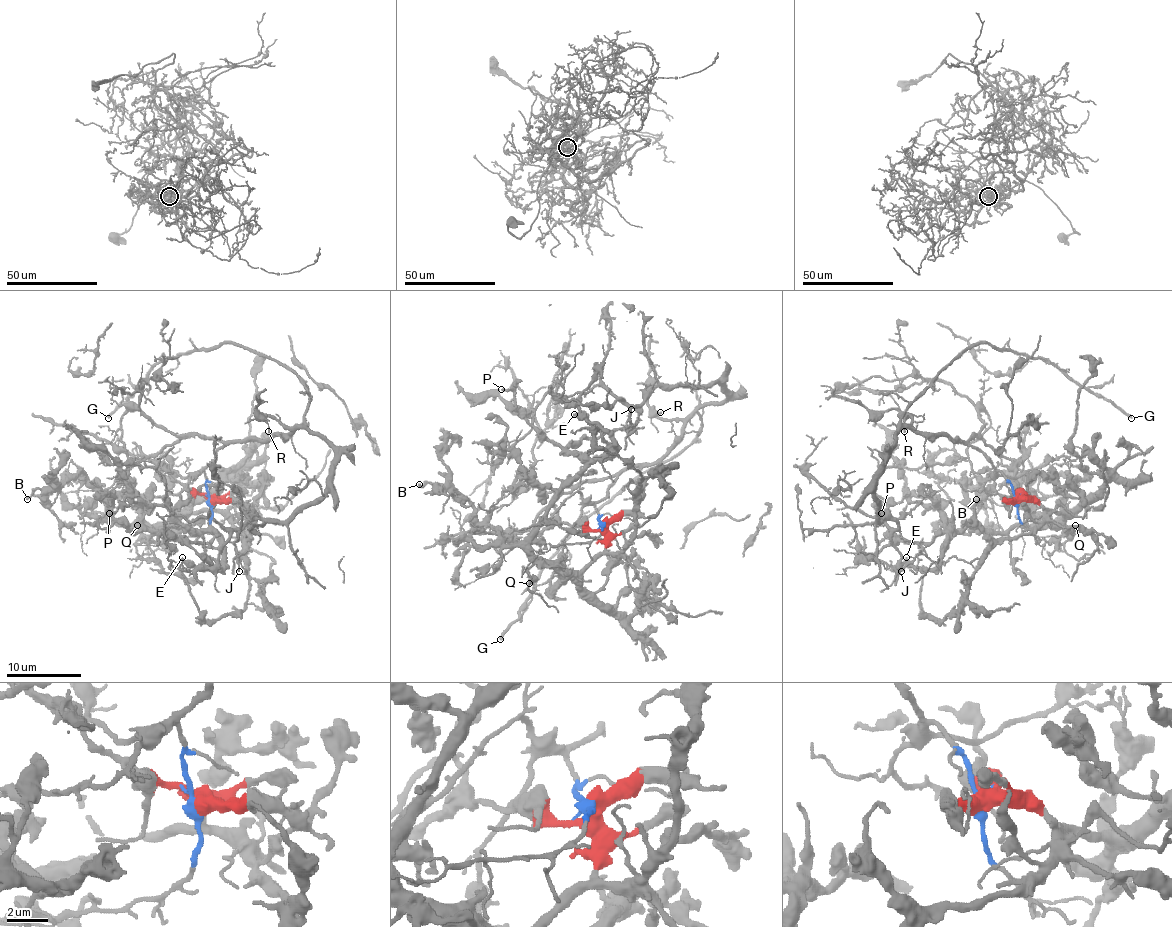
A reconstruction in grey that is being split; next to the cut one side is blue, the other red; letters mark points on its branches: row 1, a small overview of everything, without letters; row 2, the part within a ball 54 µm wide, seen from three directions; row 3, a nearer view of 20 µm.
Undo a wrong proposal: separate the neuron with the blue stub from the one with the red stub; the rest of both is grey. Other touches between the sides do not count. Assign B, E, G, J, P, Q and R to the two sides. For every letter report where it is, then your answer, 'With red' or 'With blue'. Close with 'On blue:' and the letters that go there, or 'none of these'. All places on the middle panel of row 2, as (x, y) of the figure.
B: Place: (419, 484). With red
E: Place: (574, 414). With red
G: Place: (500, 639). With blue
J: Place: (631, 409). With blue
P: Place: (501, 389). With red
Q: Place: (529, 583). With red
R: Place: (660, 412). With blue
On blue: G, J, R

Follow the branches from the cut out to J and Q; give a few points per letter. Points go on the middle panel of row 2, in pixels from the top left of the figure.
J: (602, 524), (596, 505), (626, 470), (654, 464), (727, 393), (658, 386), (628, 429), (632, 408)
Q: (602, 524), (605, 548), (579, 571), (534, 563), (527, 573), (533, 580), (529, 584)

